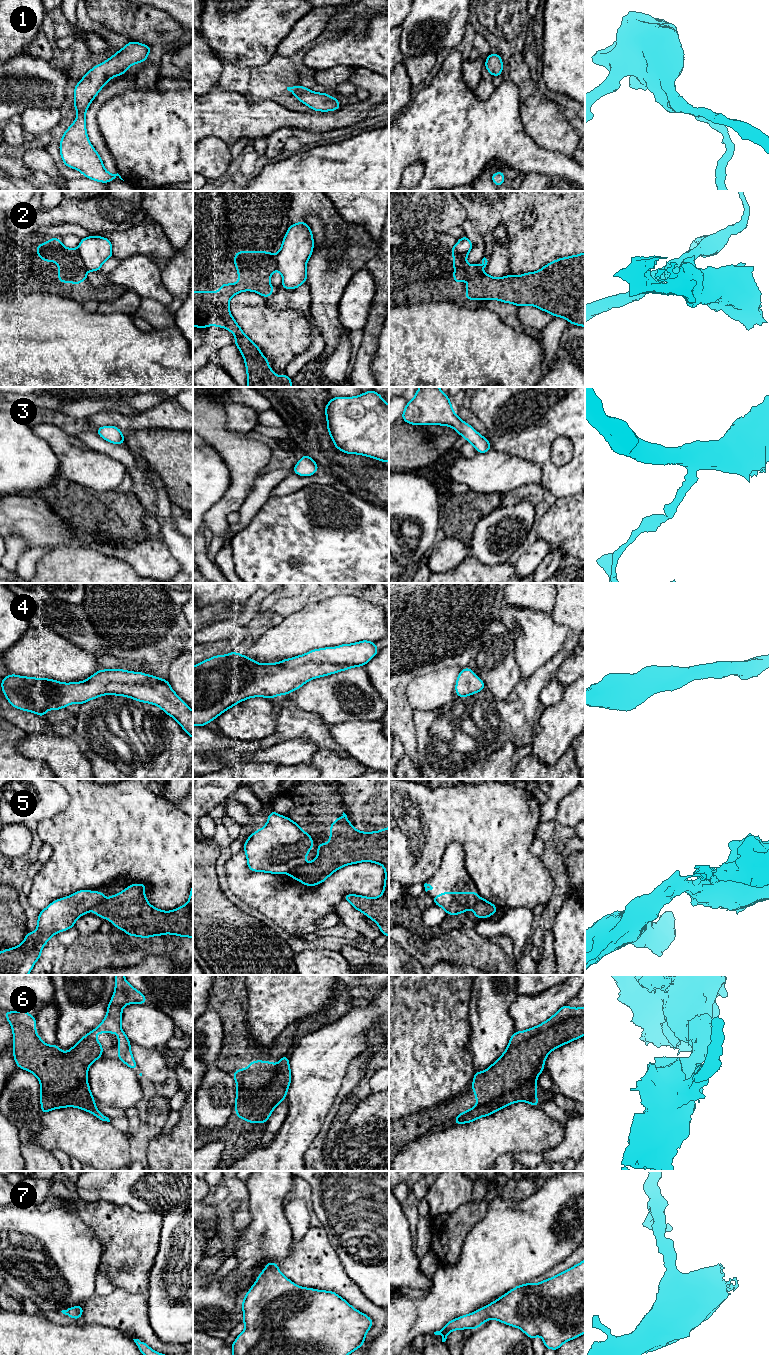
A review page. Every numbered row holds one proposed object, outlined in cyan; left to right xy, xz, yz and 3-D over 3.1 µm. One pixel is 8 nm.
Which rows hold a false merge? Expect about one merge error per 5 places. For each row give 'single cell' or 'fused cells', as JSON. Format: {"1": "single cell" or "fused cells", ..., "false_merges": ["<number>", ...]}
{"1": "single cell", "2": "fused cells", "3": "single cell", "4": "single cell", "5": "fused cells", "6": "single cell", "7": "single cell", "false_merges": ["2", "5"]}

